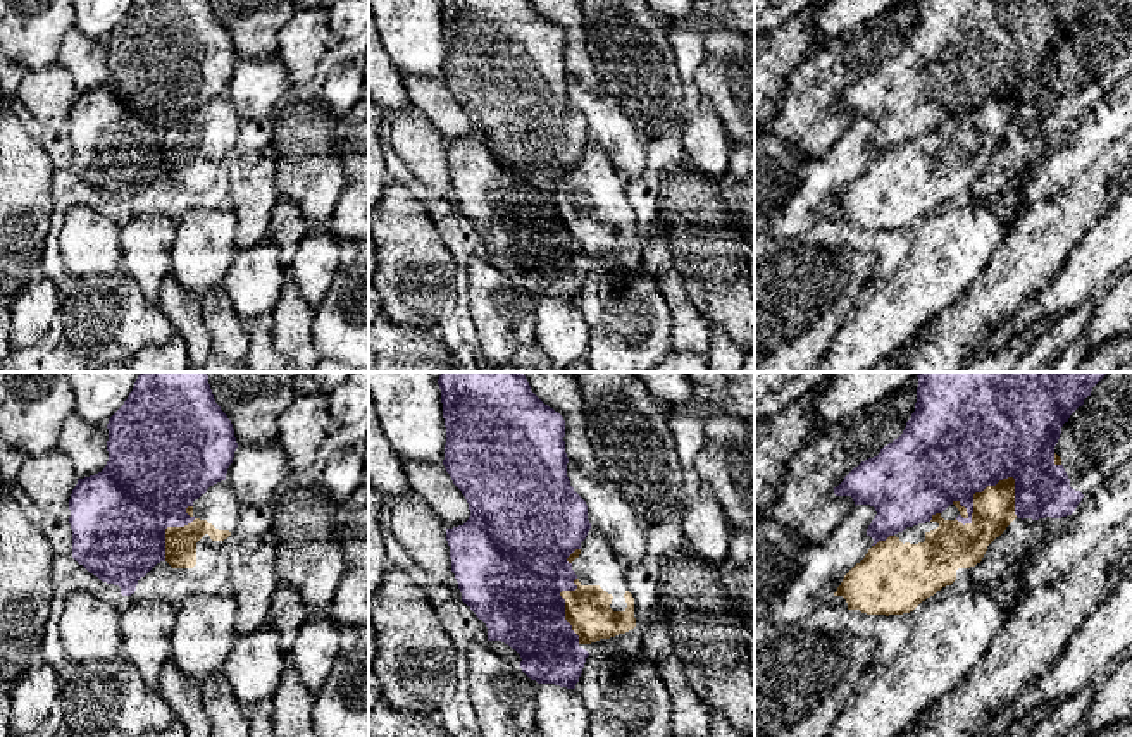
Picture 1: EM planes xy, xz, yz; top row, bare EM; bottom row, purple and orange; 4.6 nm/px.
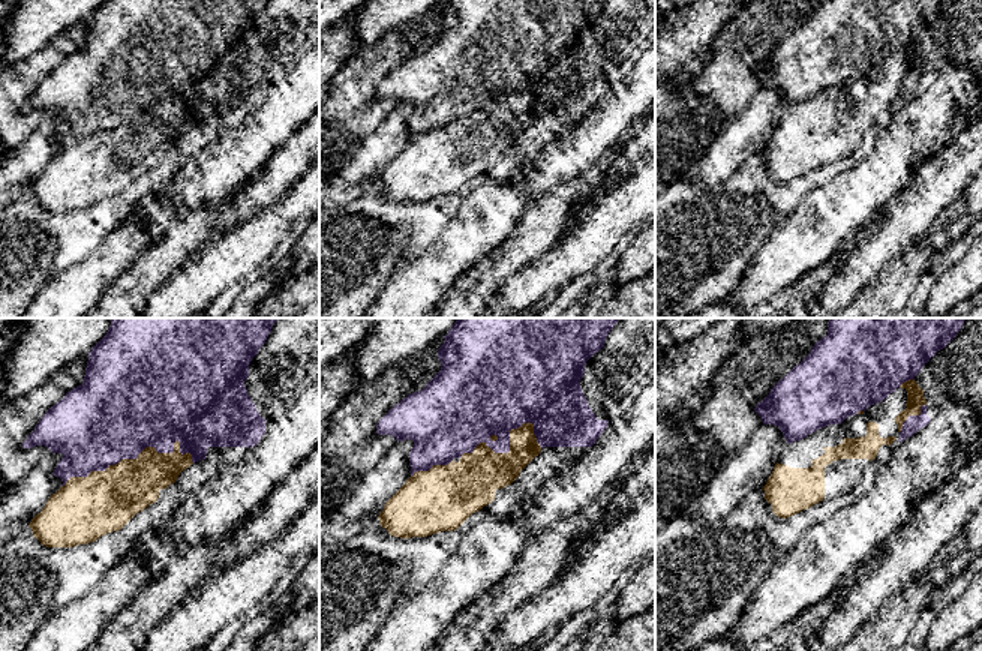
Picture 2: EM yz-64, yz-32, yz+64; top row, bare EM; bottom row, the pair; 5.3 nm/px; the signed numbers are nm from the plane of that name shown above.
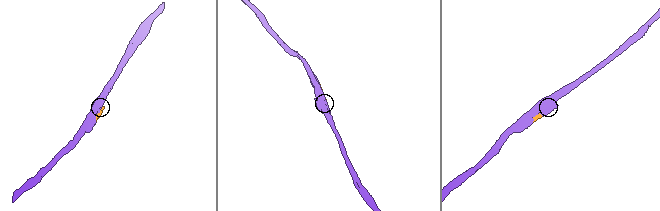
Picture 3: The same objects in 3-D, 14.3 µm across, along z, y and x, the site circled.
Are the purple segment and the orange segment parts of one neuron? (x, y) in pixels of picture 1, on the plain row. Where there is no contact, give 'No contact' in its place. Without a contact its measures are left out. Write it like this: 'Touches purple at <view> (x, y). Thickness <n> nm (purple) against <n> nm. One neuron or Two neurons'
Touches purple at yz (974, 107). Thickness 500 nm (purple) against 190 nm. Two neurons

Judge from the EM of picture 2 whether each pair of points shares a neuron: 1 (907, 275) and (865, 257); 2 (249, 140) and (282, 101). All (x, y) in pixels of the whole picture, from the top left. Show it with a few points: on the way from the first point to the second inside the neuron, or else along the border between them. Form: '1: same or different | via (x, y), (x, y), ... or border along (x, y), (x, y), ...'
1: different | border along (912, 240), (861, 288)
2: same | via (258, 131), (279, 110)

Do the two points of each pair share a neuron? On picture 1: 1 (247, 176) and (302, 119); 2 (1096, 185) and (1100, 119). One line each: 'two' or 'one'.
1: two
2: two

